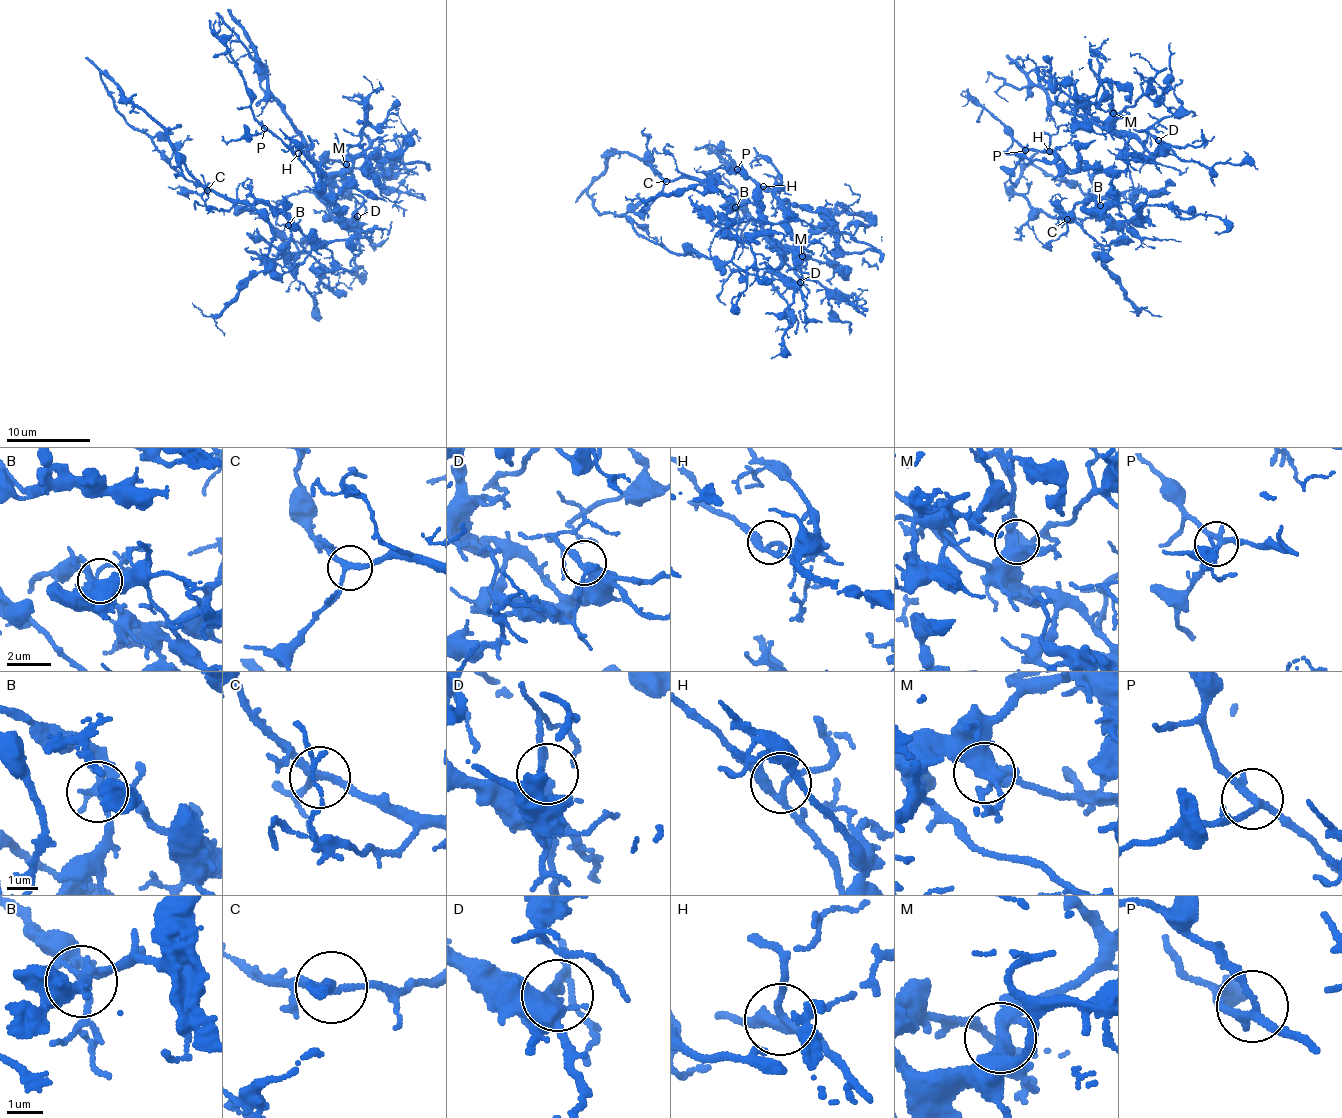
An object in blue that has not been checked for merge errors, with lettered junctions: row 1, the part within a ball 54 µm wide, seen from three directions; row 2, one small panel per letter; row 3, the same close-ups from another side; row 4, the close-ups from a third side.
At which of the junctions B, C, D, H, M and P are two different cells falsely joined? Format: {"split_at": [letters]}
{"split_at": []}

